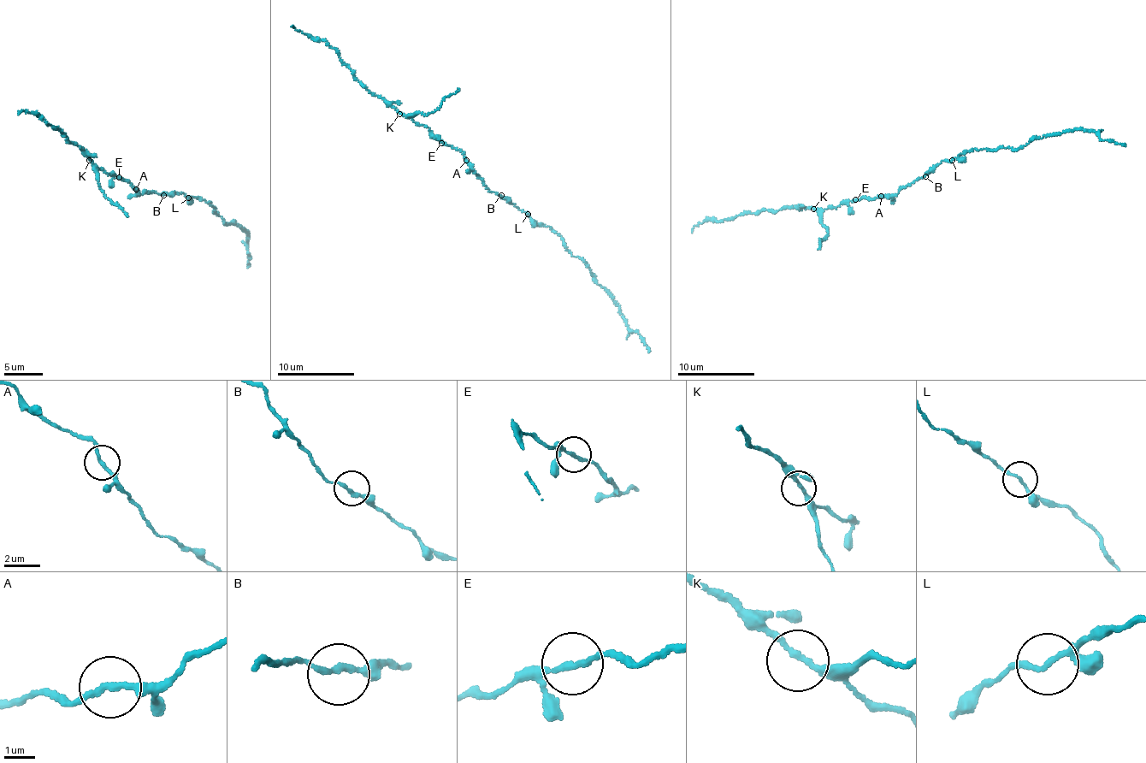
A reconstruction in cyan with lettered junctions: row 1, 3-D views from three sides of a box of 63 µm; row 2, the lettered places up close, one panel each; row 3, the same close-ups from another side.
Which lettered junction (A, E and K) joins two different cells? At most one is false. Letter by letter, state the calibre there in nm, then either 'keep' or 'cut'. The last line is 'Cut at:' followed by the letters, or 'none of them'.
A: 180 nm | cut
E: 170 nm | keep
K: 180 nm | keep
Cut at: A

